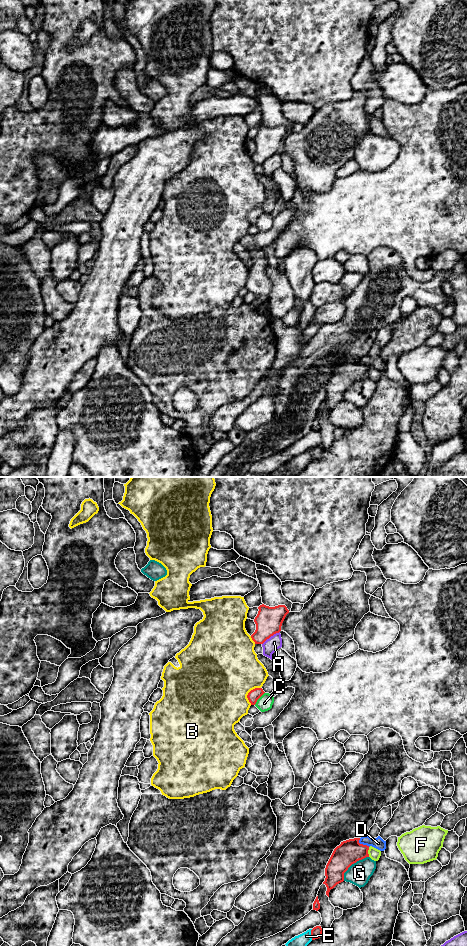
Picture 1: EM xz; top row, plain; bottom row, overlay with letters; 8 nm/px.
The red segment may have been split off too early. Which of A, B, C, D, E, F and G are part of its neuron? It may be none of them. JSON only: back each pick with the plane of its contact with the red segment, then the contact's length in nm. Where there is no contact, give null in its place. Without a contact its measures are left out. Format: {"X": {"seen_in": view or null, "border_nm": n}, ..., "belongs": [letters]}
{"belongs": []}

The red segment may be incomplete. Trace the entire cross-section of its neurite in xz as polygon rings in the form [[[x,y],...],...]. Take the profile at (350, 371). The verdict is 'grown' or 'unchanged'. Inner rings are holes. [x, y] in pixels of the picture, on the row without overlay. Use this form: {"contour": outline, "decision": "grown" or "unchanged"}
{"contour": [[[360,358],[349,359],[337,366],[325,388],[326,415],[337,404],[344,401],[344,393],[348,388],[359,380],[369,377],[369,366],[359,363]]], "decision": "unchanged"}

